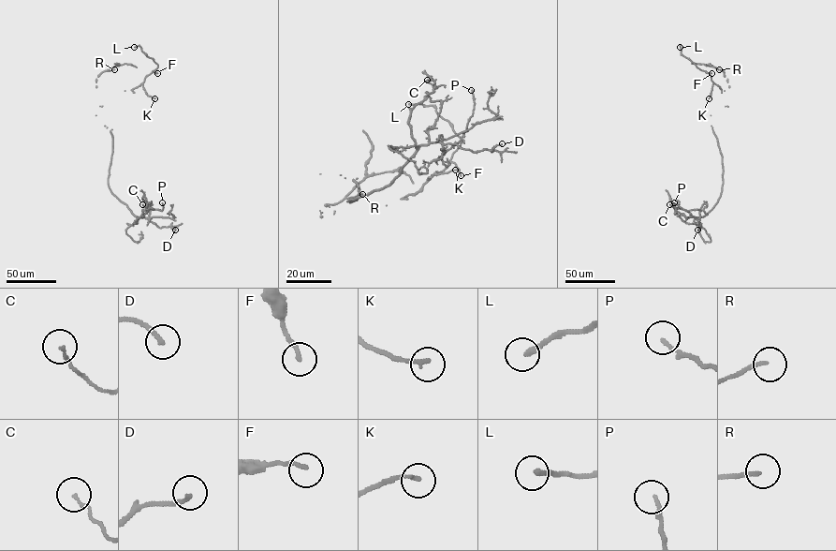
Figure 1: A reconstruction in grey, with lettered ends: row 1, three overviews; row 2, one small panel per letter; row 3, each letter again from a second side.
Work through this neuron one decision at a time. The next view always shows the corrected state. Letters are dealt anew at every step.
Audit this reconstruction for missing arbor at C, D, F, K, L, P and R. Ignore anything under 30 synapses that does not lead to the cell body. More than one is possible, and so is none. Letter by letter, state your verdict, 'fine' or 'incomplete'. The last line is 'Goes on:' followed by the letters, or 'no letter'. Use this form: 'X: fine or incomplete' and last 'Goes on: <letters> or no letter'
C: fine
D: fine
F: incomplete
K: incomplete
L: incomplete
P: fine
R: fine
Goes on: F, K, L

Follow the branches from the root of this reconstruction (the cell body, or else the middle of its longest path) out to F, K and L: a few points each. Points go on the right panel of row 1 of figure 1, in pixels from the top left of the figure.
F: (716, 137), (711, 115), (726, 106), (725, 90), (705, 71), (711, 73)
K: (716, 137), (711, 115), (726, 106), (725, 90), (713, 83), (709, 98)
L: (716, 137), (711, 115), (726, 106), (725, 90), (707, 72), (682, 55), (680, 47)

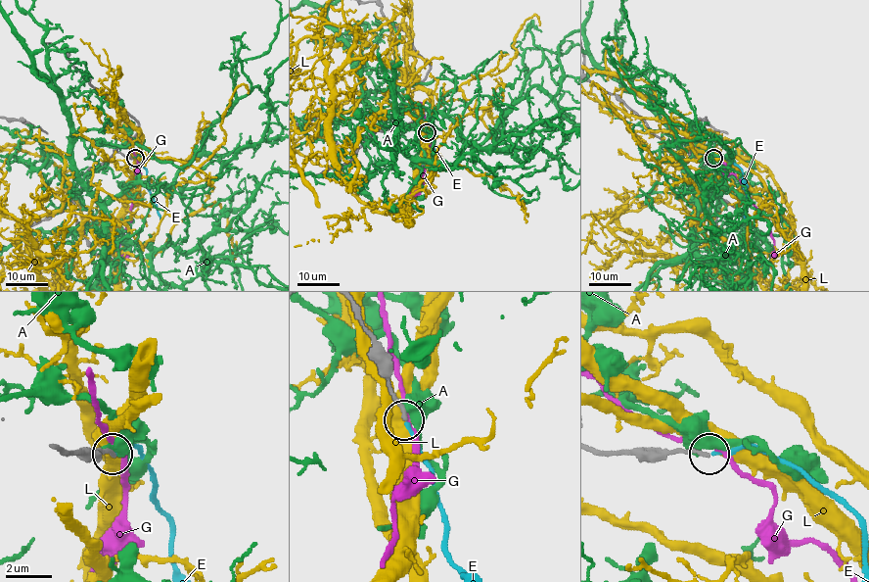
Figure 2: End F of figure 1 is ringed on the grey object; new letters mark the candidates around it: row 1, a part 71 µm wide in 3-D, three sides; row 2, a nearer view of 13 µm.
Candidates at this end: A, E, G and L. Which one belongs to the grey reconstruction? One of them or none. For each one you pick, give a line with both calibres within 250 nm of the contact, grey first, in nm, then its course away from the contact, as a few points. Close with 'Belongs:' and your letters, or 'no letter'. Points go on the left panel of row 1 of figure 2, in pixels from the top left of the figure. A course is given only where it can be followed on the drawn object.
E: 150/170 nm | via (136, 157), (142, 159), (146, 169), (148, 186), (160, 218)
Belongs: E

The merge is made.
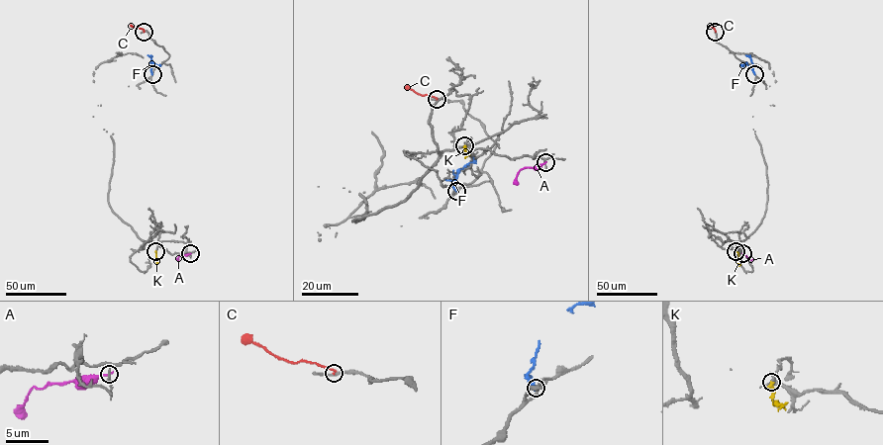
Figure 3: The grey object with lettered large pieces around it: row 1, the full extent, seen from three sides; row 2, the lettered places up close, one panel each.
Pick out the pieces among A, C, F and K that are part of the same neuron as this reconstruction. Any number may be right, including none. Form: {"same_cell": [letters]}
{"same_cell": ["K"]}

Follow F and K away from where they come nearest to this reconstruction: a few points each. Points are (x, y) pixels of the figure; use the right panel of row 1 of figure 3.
F: (754, 74), (746, 63), (740, 64)
K: (735, 251), (738, 266)

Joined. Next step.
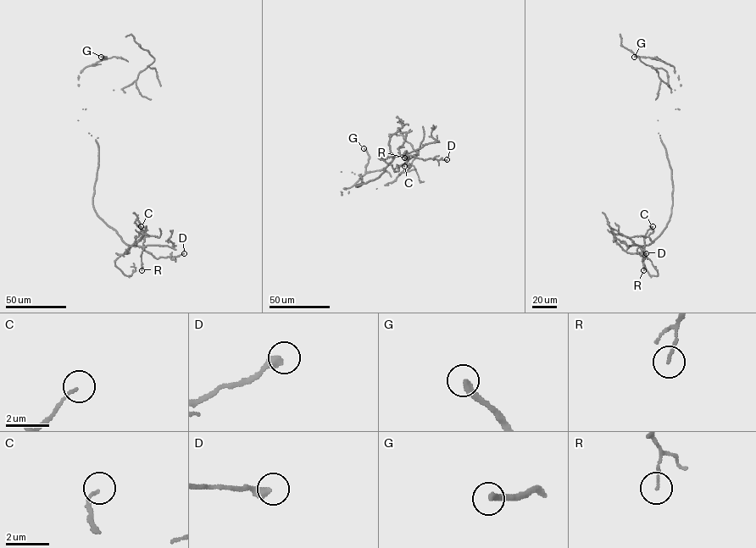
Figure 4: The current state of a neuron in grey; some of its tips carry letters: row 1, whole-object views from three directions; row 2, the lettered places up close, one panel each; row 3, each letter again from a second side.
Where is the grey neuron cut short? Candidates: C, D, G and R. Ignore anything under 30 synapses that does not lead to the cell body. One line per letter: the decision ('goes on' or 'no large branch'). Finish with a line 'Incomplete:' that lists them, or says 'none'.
C: no large branch
D: no large branch
G: goes on
R: no large branch
Incomplete: G

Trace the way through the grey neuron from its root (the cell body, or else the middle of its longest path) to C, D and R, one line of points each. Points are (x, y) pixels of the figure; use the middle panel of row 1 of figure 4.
C: (361, 178), (361, 185), (356, 186), (376, 179), (396, 156), (407, 156), (409, 159), (404, 166)
D: (361, 178), (361, 185), (356, 186), (376, 179), (394, 157), (402, 155), (414, 155), (424, 159), (447, 159)
R: (361, 178), (361, 185), (356, 186), (376, 179), (394, 157), (404, 154), (406, 151), (404, 157)

